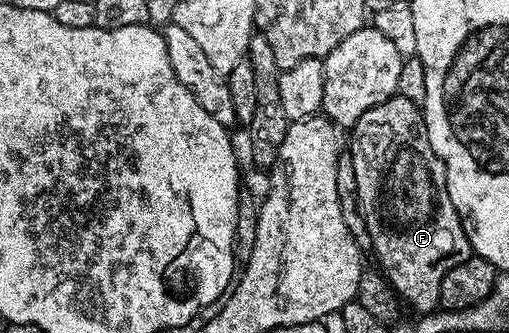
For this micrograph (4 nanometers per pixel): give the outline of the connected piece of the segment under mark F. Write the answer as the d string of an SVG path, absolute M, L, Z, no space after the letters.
M391 96L373 106L373 110L365 110L350 136L349 155L357 182L359 206L363 209L365 226L371 239L370 251L375 252L379 259L378 267L406 307L408 304L415 314L434 312L439 308L441 278L445 278L453 266L465 262L465 258L473 253L463 229L463 220L453 206L453 198L449 198L445 166L429 142L422 107L409 102L409 98L404 96Z

